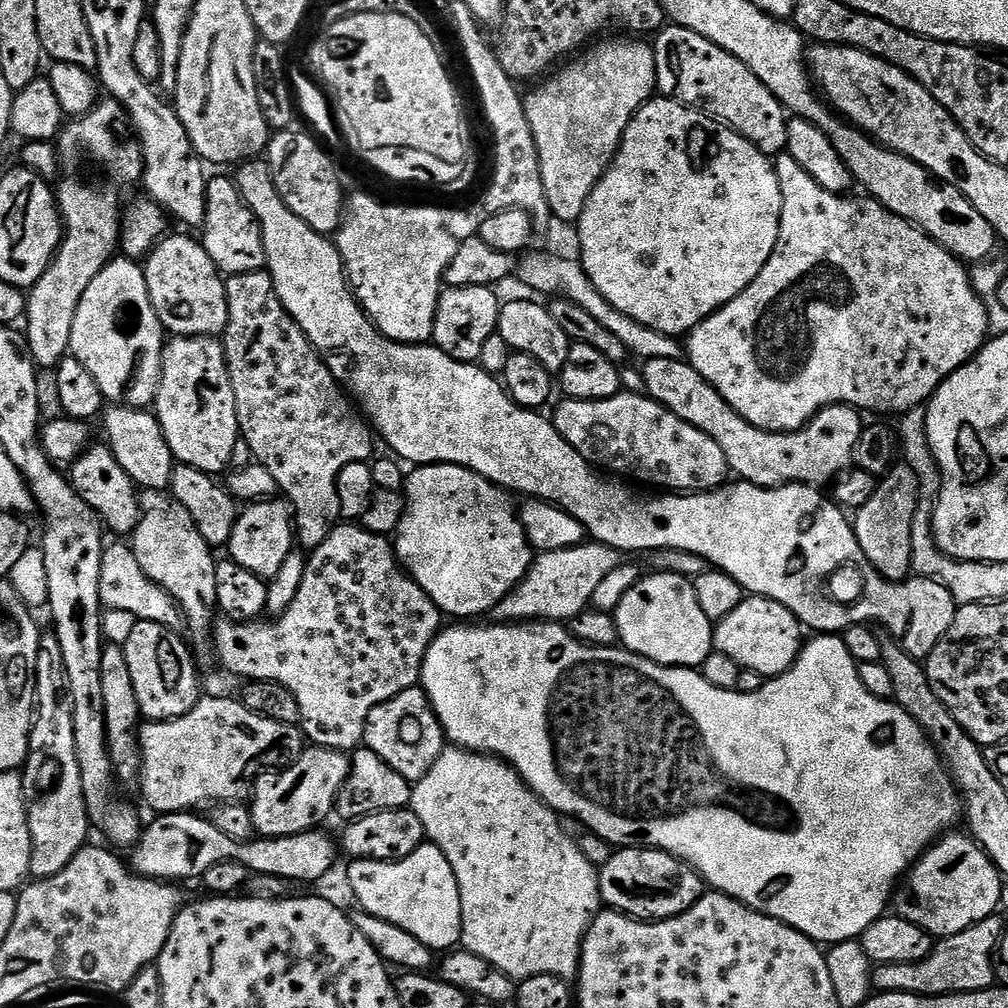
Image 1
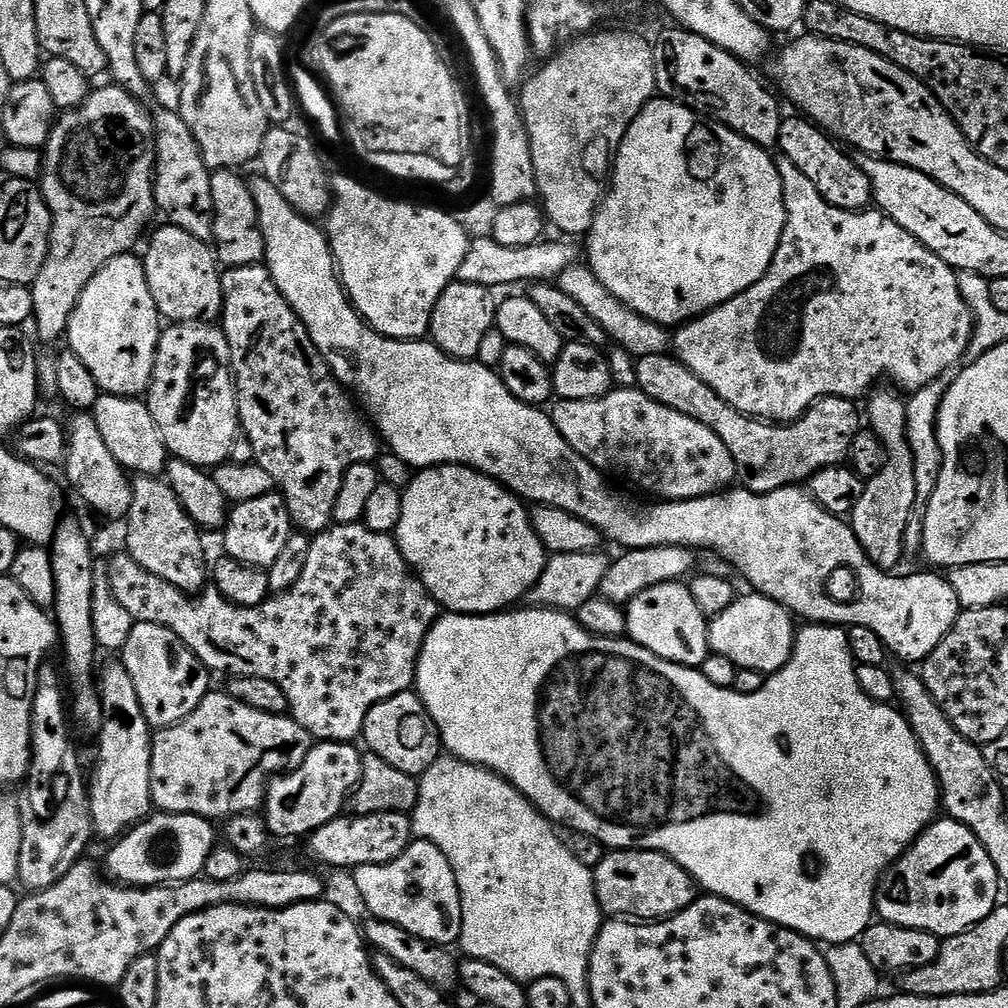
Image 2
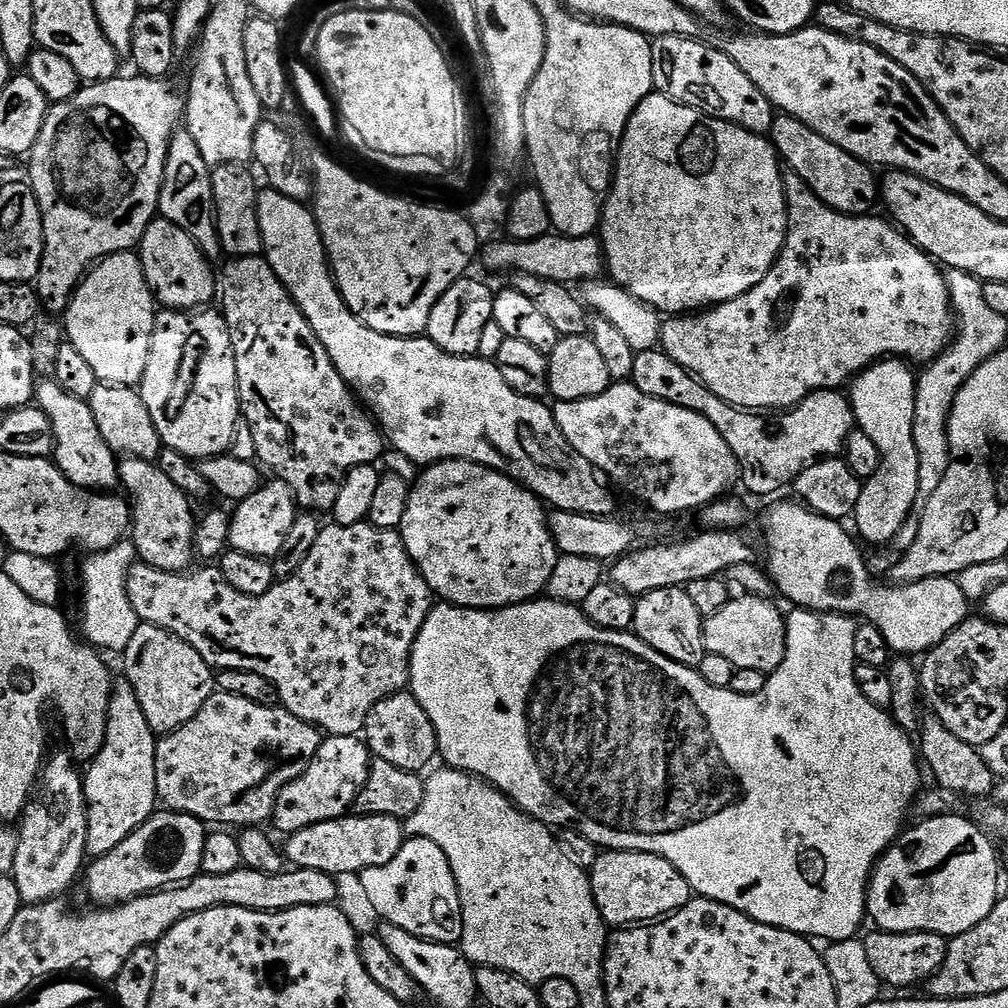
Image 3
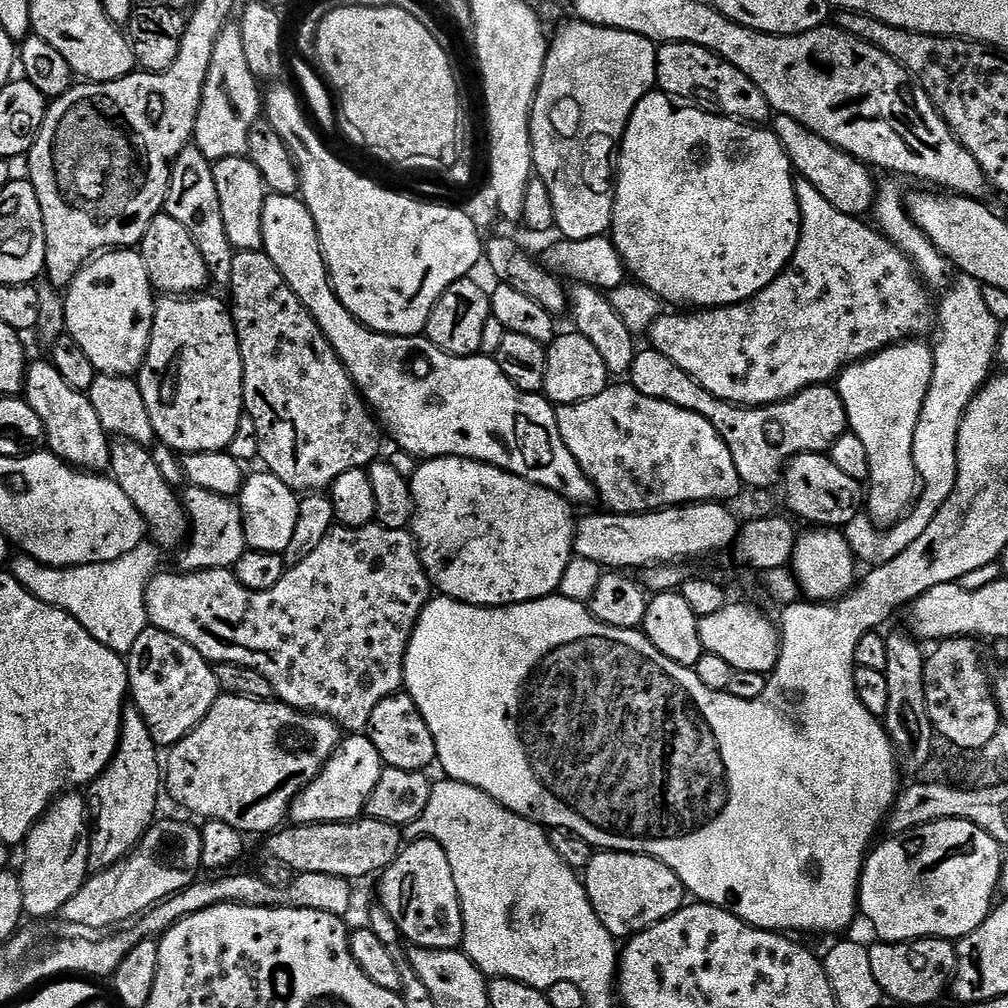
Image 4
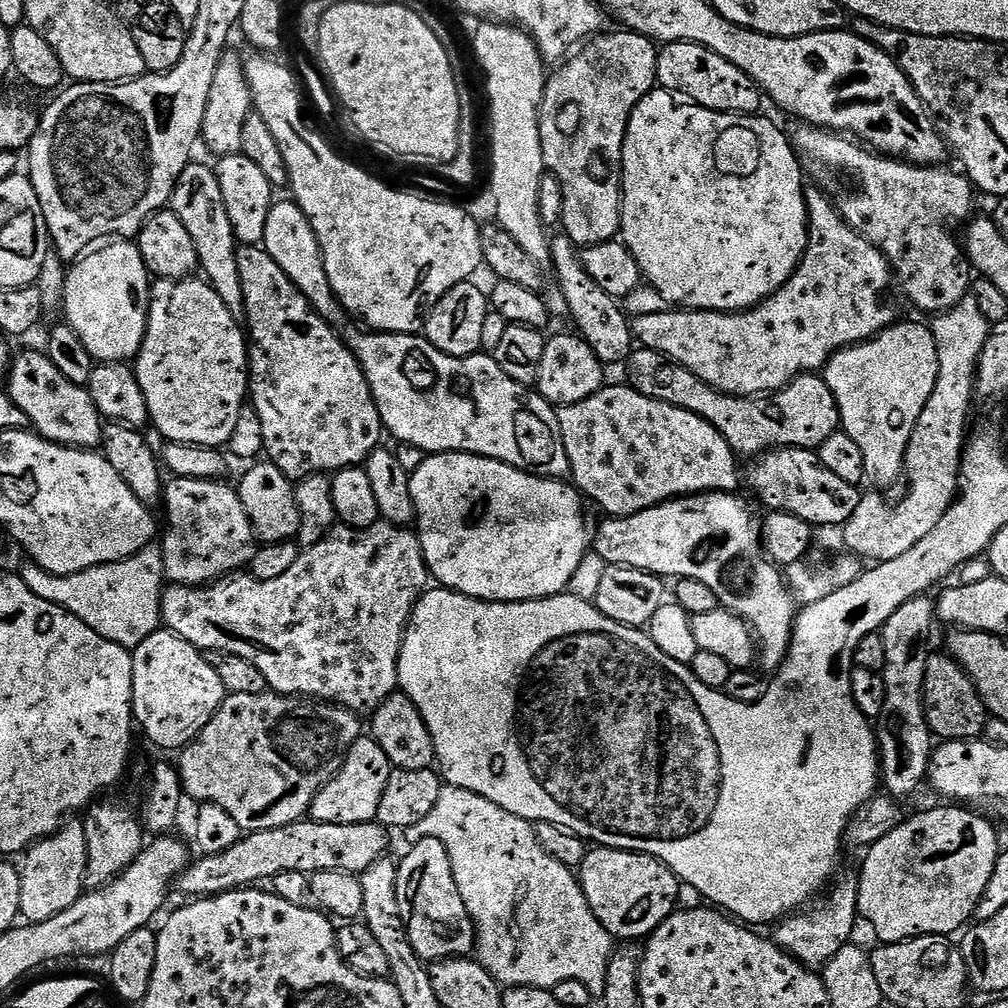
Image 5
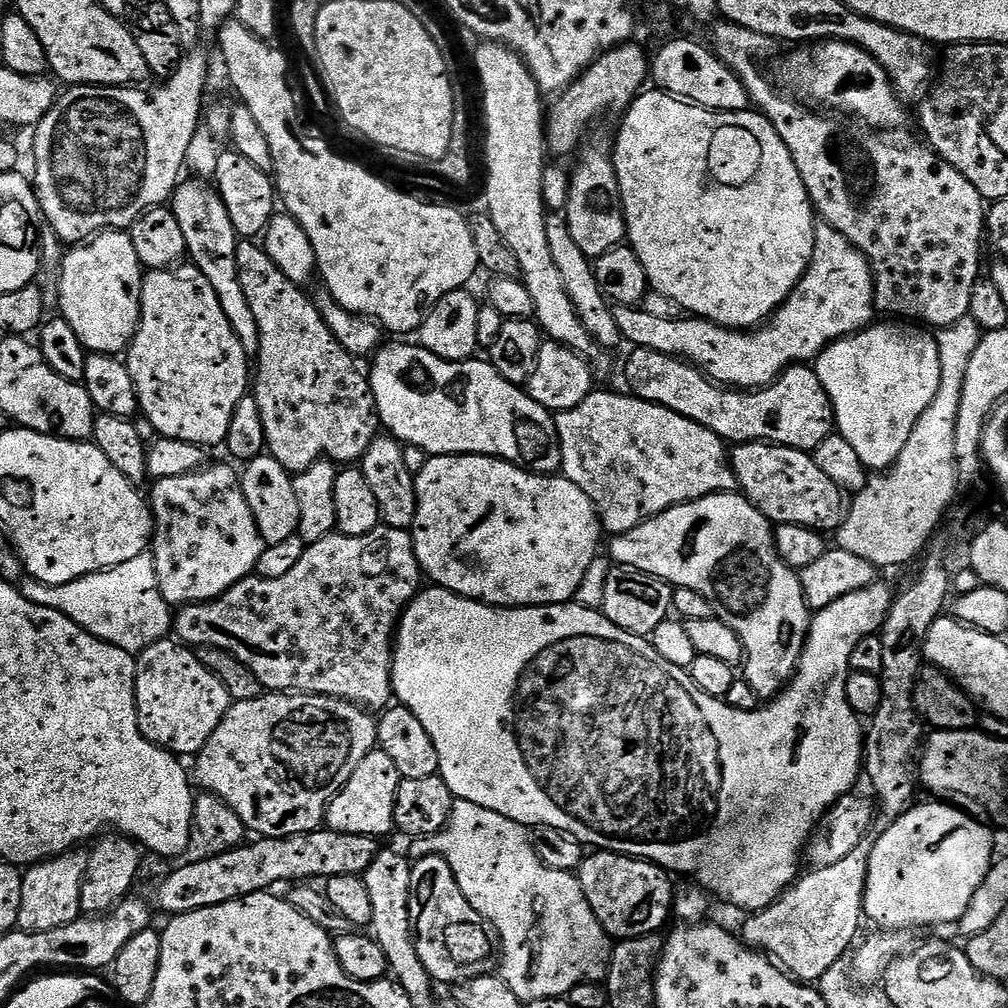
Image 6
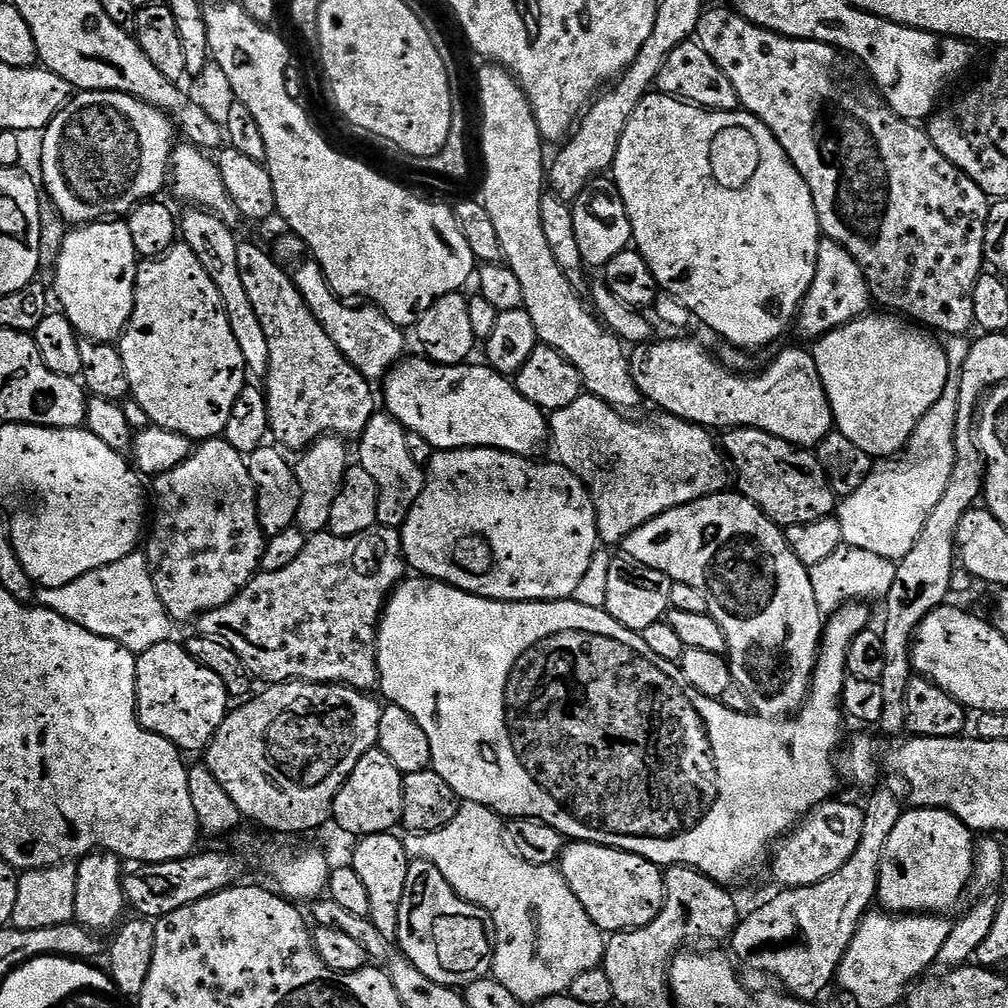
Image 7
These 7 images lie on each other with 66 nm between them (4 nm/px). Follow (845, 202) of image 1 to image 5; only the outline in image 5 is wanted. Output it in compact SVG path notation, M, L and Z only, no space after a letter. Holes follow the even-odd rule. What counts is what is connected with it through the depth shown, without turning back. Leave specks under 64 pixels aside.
M812 186L805 187L804 201L808 207L808 245L799 266L794 270L794 274L781 288L772 293L772 295L767 296L761 304L756 305L754 308L748 308L744 312L669 310L662 314L637 316L631 321L632 335L635 343L639 347L649 348L660 353L661 357L671 360L674 364L680 364L686 370L693 372L698 378L702 378L702 382L706 382L711 388L716 388L720 392L725 392L727 396L762 396L774 393L780 388L785 388L796 376L819 373L836 352L840 352L844 348L851 348L854 344L863 344L865 340L872 339L883 328L887 328L889 324L893 323L894 316L892 316L891 310L884 305L884 291L887 290L888 284L890 288L894 280L892 270L888 267L888 260L870 242L866 242L866 238L859 236L844 221L844 217L840 215L837 205L835 203L831 204L818 189L812 188Z

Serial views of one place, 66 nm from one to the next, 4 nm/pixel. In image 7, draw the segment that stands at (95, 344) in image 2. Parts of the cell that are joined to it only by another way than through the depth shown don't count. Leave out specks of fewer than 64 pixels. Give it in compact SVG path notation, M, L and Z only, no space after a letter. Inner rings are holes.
M109 218L95 224L81 224L69 231L58 254L54 296L60 299L59 311L70 318L74 330L83 339L103 344L119 341L134 310L137 263L134 242L123 219Z

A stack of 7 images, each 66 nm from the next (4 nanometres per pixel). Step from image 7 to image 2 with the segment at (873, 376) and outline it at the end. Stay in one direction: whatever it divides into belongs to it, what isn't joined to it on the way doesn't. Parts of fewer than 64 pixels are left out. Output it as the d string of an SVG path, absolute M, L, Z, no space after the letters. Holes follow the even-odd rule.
M873 391L867 397L866 424L886 450L886 466L882 466L882 470L878 470L878 474L865 483L864 493L862 498L858 498L858 506L854 506L850 523L868 557L879 568L892 570L900 556L905 555L906 526L916 508L916 471L912 447L906 438L906 403L895 391L880 391Z

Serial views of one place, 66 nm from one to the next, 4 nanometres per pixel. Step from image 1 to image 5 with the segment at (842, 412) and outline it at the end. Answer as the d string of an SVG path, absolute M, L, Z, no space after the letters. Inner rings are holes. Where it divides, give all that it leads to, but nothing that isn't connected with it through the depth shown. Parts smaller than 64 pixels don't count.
M637 347L626 361L628 368L627 387L646 394L658 402L678 406L698 414L732 447L737 457L759 457L777 448L819 449L830 434L841 431L838 402L824 381L823 375L805 374L796 376L785 388L762 396L727 396L716 388L711 388L702 378L680 364L674 364L660 353L649 348Z

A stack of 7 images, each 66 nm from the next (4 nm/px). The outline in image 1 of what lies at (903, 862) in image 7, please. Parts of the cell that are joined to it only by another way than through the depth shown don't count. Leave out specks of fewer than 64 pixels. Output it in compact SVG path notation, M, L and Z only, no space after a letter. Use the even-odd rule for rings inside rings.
M952 835L941 836L931 848L927 849L912 865L894 893L895 915L922 926L922 930L929 932L933 938L958 934L962 930L974 926L974 922L982 922L1001 907L1002 877L1000 871L992 865L992 859L983 852L971 835Z

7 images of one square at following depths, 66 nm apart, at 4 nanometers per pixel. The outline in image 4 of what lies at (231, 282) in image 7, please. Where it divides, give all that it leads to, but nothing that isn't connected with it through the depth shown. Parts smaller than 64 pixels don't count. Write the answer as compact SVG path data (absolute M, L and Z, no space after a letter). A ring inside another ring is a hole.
M195 146L184 148L172 164L172 177L163 211L182 226L186 226L190 238L194 238L194 246L198 246L202 259L206 261L211 283L227 286L230 282L234 250L230 246L230 238L226 238L226 226L222 226L222 205L218 202L218 186L214 186L212 165L213 161L205 158Z

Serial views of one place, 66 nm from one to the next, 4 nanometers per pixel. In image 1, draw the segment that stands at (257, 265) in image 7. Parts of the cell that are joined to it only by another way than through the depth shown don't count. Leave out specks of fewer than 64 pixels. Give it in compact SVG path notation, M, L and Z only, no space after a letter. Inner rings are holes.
M267 270L227 277L224 289L228 321L222 343L224 360L228 363L234 390L240 435L250 446L253 461L266 466L282 496L284 492L283 499L290 505L290 516L294 521L295 543L304 550L317 548L322 546L322 542L326 542L326 538L341 519L338 474L342 474L342 470L354 462L368 462L373 459L373 429L366 423L357 405L332 377L332 371L326 367L320 353L306 338L298 322L294 322L286 306L282 306L274 290L272 276Z

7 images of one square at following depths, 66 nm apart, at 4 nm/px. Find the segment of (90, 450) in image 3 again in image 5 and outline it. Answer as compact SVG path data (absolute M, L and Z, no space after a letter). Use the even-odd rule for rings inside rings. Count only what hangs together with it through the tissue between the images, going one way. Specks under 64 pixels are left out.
M43 351L24 352L13 359L8 369L6 391L14 406L26 414L29 425L45 440L85 450L95 449L100 444L102 417L87 387L70 382L70 378L62 378L58 366L54 366Z

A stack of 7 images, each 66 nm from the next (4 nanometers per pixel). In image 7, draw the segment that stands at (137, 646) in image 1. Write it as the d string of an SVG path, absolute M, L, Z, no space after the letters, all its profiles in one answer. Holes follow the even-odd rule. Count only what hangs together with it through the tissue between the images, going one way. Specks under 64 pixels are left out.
M171 639L164 640L137 655L136 719L147 732L166 738L185 753L203 753L230 711L230 697L226 686L222 686L222 681L216 675L206 670L206 666L198 666L198 662L186 654L183 643L174 643Z

